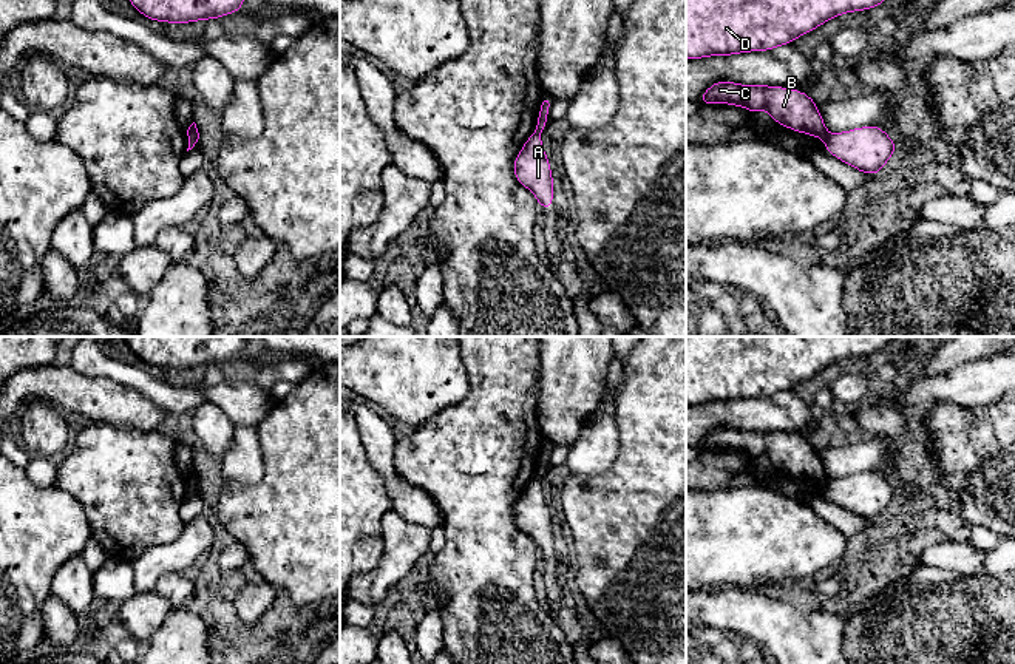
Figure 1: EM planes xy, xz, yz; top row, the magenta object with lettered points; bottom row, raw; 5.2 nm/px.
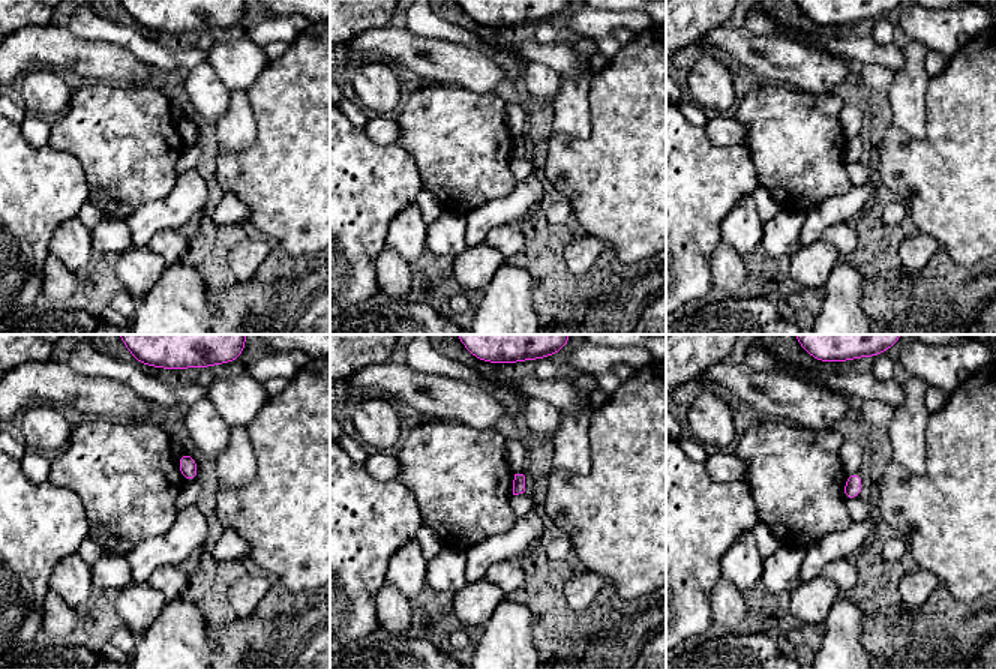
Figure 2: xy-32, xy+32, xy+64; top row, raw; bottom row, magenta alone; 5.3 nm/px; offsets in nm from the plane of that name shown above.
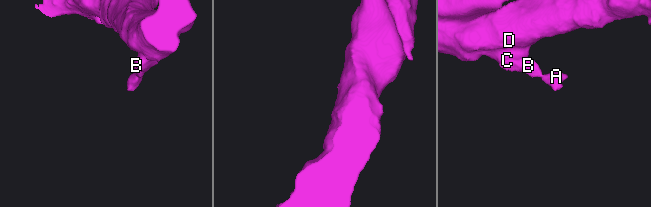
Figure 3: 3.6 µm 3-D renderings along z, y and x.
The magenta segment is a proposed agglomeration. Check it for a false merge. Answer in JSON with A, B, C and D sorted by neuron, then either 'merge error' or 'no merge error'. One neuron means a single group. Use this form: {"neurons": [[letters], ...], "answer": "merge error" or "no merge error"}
{"neurons": [["A"], ["B", "C", "D"]], "answer": "merge error"}

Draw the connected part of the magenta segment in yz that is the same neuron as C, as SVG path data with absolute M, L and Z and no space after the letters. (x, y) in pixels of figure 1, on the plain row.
M720 426L712 429L698 445L700 451L728 449L757 460L768 456L771 465L793 477L828 483L817 449L803 437L769 431L742 431Z

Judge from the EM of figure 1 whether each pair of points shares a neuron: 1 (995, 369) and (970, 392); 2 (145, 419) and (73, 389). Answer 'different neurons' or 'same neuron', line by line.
1: same neuron
2: same neuron

